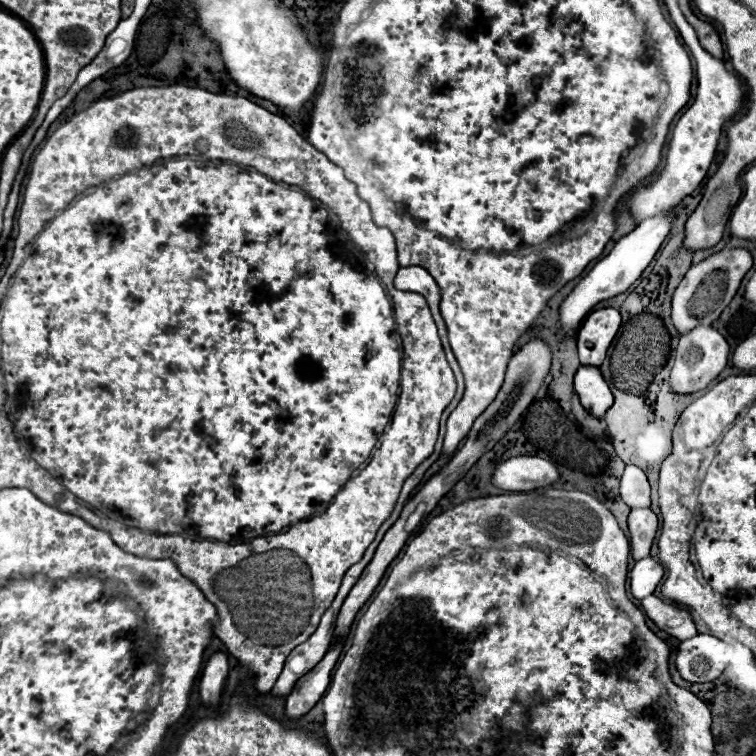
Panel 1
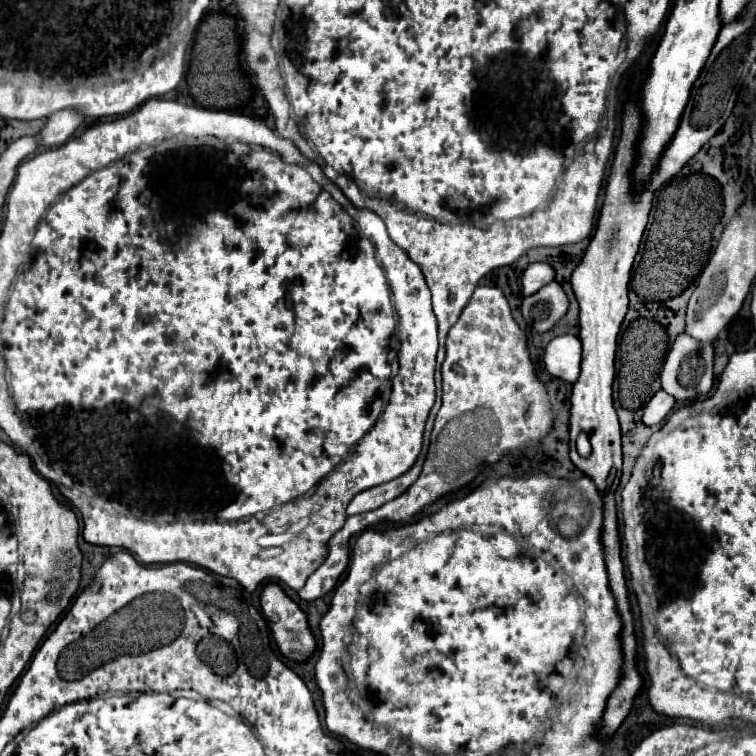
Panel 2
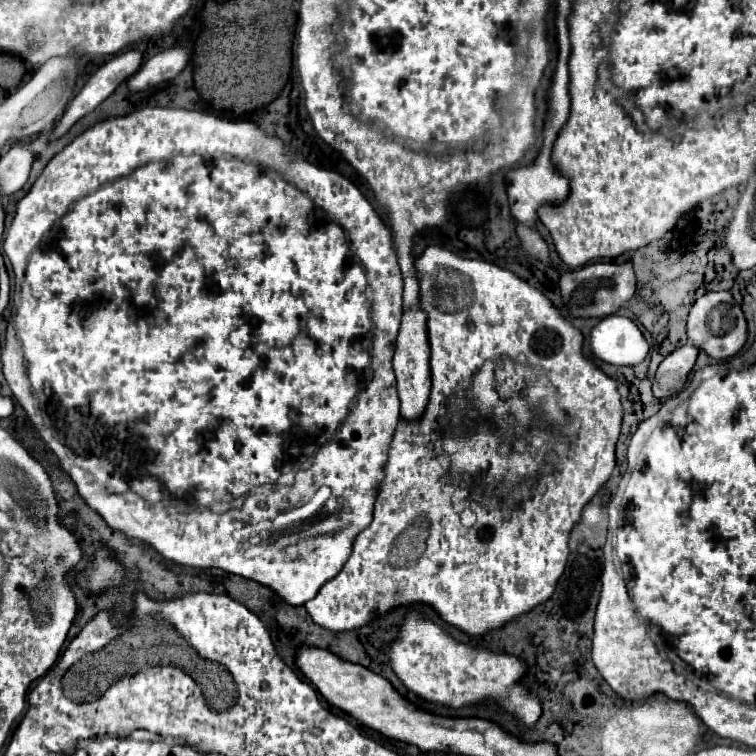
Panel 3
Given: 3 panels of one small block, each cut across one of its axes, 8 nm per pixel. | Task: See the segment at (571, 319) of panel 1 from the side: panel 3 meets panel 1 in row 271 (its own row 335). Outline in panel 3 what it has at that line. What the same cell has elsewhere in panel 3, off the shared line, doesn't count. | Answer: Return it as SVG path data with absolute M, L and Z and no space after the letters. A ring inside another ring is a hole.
M606 316L590 332L592 354L608 364L636 366L648 352L650 344L642 330L626 316Z

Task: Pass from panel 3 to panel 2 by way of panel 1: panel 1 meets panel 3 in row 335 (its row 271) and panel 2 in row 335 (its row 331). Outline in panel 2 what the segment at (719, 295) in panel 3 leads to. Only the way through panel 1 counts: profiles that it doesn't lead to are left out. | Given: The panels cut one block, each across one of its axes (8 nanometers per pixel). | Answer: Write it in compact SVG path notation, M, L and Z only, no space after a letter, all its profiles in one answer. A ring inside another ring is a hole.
M686 332L678 334L660 372L662 388L676 398L676 402L690 402L704 398L714 384L714 346L712 344L696 344L692 336Z

